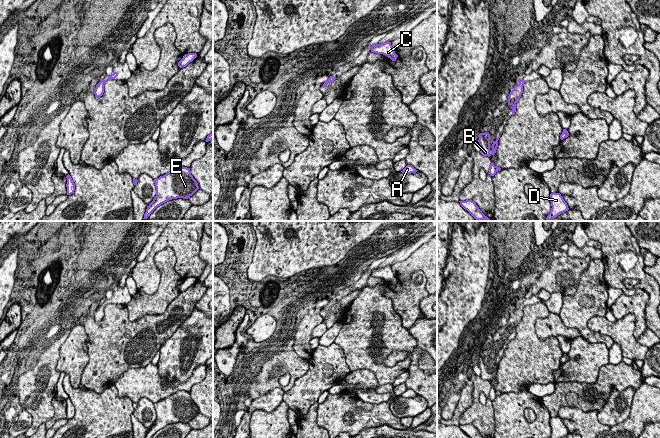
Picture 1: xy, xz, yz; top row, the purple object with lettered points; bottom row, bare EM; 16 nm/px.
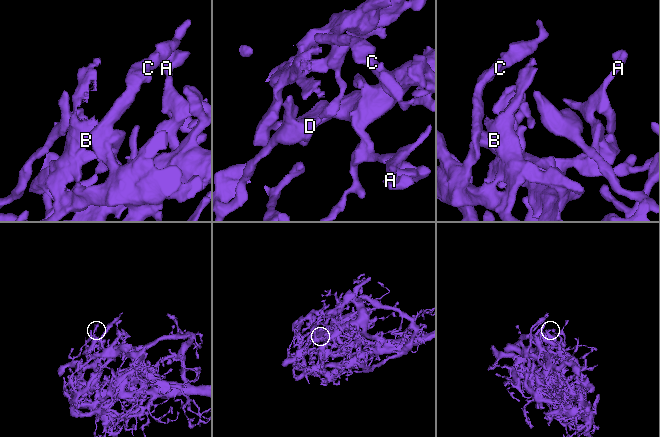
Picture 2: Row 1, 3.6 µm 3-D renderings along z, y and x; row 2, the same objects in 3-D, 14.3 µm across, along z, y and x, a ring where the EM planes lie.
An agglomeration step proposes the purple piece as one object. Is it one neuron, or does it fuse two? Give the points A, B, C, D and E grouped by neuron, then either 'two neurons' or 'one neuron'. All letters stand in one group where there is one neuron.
groups A B C D E; one neuron

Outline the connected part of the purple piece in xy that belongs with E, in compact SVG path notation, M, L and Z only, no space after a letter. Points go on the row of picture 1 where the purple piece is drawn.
M177 167L154 179L154 183L156 196L147 206L143 219L147 219L161 204L177 198L188 199L199 189L197 181L191 175L190 168L187 167Z

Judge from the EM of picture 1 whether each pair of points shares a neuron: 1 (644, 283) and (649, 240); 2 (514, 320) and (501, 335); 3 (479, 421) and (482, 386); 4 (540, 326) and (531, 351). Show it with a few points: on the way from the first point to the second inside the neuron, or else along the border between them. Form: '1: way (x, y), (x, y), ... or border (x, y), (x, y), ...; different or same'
1: border (630, 231), (640, 248); different
2: way (510, 324), (505, 331); same
3: way (477, 412), (476, 395); same
4: border (538, 317), (536, 335), (540, 339), (556, 338); different

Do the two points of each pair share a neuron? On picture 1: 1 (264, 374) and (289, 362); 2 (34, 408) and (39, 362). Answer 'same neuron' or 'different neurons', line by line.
1: same neuron
2: same neuron

